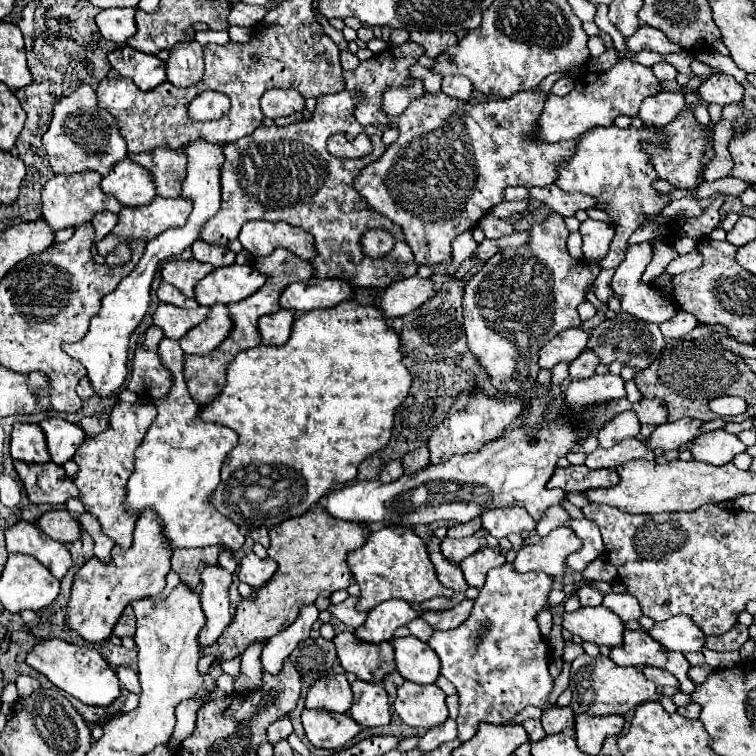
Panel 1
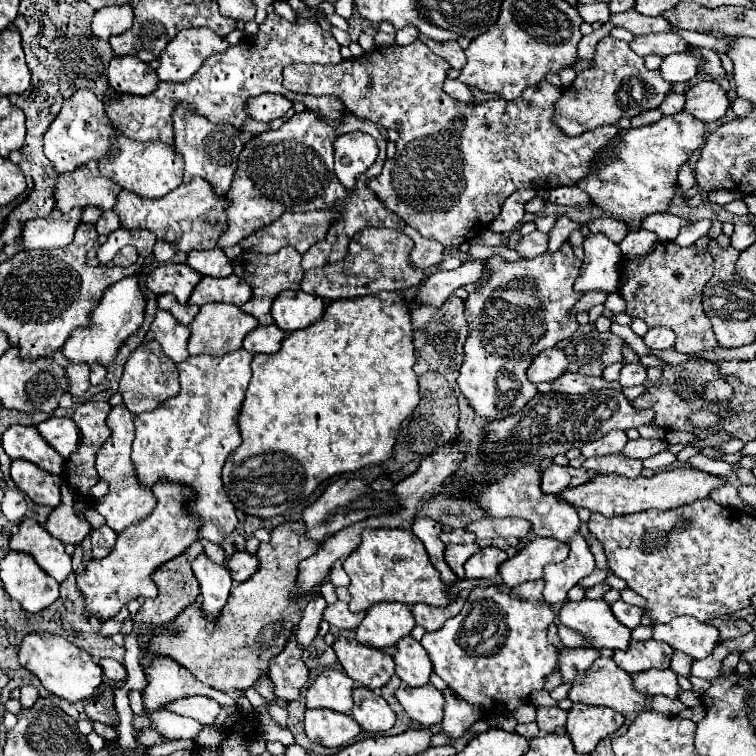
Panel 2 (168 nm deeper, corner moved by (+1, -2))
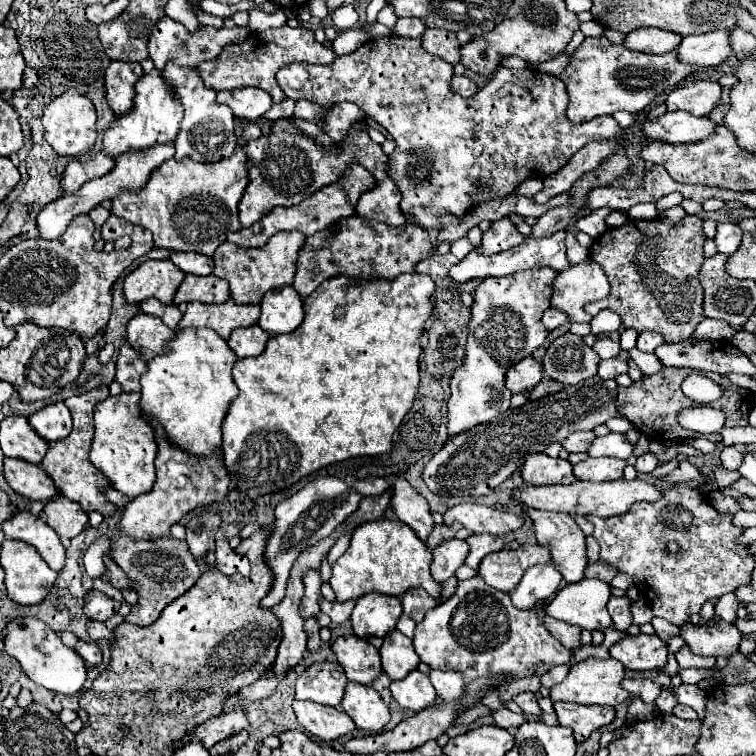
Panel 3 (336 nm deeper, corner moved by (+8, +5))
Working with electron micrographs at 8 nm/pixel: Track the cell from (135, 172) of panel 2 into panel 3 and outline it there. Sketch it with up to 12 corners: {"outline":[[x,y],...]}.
{"outline":[[159,69],[103,135],[117,157],[175,141],[183,105]]}

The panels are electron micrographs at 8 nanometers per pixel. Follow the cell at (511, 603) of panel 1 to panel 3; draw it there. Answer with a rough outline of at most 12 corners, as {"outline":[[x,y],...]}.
{"outline":[[481,577],[417,623],[431,669],[523,679],[571,661]]}

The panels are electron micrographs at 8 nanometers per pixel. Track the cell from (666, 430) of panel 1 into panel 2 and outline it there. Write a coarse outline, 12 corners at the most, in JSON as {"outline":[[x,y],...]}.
{"outline":[[628,440],[630,458],[650,458],[668,450],[668,440]]}

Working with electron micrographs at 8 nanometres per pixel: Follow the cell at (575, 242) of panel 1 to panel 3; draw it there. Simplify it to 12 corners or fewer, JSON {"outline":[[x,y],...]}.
{"outline":[[481,229],[475,249],[451,267],[455,281],[507,277],[525,269],[563,271],[565,231],[525,237],[503,253],[479,255]]}

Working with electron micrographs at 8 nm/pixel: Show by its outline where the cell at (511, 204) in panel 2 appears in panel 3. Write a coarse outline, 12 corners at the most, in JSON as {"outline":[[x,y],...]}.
{"outline":[[527,179],[515,191],[533,197],[543,189],[541,179]]}

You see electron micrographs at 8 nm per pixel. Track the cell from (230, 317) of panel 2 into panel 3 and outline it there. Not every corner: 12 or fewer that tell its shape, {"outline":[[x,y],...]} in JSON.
{"outline":[[189,303],[179,329],[211,327],[223,339],[259,321],[259,305]]}

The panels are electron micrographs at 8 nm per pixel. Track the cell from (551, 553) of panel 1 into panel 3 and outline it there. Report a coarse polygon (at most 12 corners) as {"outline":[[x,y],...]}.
{"outline":[[523,545],[483,557],[479,575],[511,593],[523,573],[551,555],[543,545]]}

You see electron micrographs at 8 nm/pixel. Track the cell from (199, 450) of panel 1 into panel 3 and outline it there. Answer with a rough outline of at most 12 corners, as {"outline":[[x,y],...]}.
{"outline":[[179,329],[147,363],[141,415],[211,455],[239,393],[213,329]]}

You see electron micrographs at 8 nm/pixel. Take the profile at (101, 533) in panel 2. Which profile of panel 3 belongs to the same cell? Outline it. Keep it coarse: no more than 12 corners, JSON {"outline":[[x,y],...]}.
{"outline":[[95,539],[85,551],[85,573],[99,577],[105,573],[109,541]]}

